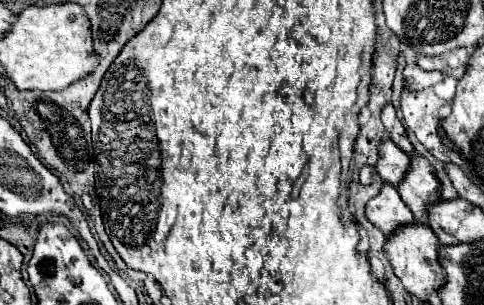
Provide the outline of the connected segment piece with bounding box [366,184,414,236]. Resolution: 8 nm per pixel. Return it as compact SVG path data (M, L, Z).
M384 184L380 194L366 204L366 216L386 236L394 234L398 228L402 228L402 226L410 224L410 220L414 220L414 214L410 212L410 208L406 208L406 204L402 204L398 190L390 184Z

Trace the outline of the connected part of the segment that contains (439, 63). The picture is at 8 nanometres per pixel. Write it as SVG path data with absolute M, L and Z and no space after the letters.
M458 48L452 52L446 52L444 56L416 56L416 64L422 70L438 70L444 76L462 78L462 74L468 68L468 52L466 48Z

